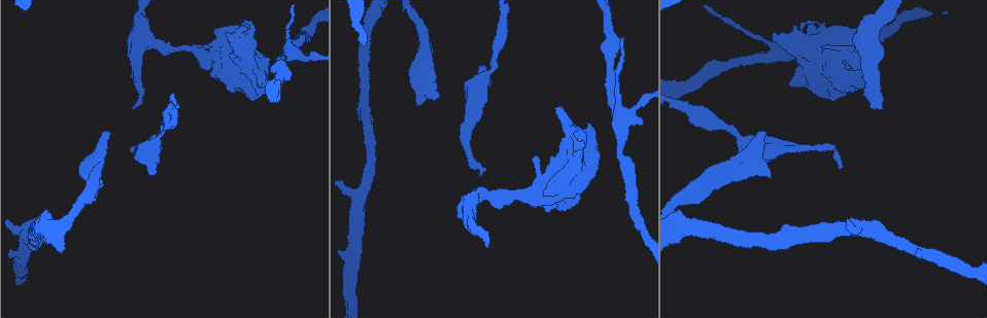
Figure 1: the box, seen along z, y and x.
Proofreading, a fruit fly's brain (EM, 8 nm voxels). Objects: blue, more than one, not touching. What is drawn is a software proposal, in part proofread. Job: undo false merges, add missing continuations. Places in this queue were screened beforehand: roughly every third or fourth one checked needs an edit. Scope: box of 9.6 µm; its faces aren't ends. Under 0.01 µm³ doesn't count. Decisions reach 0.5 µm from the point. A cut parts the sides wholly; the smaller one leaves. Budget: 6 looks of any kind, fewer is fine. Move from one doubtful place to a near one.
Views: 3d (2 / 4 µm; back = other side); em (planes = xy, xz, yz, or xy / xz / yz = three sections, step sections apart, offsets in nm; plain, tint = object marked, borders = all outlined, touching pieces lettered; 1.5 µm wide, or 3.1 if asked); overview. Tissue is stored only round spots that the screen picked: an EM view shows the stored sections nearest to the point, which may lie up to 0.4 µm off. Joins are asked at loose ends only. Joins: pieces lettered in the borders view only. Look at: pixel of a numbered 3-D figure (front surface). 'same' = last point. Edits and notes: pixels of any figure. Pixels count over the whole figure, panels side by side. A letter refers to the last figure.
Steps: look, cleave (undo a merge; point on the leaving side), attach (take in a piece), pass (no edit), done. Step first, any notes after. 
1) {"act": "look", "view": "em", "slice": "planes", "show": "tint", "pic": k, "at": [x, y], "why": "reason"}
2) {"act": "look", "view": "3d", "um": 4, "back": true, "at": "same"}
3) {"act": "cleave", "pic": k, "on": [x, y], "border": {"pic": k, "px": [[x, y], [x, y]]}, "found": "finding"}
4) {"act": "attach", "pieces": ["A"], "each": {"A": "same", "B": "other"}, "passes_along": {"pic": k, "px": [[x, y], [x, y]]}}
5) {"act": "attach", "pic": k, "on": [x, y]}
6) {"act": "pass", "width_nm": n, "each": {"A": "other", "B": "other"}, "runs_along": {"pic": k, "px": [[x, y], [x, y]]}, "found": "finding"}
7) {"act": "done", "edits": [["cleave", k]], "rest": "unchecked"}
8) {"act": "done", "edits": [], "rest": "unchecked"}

{"act": "look", "view": "em", "slice": "planes", "show": "borders", "pic": 1, "at": [133, 108], "why": "an open end"}

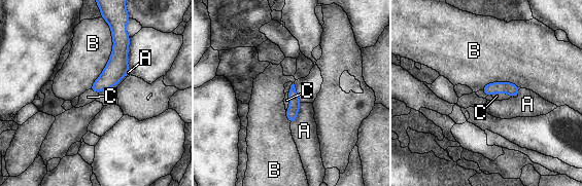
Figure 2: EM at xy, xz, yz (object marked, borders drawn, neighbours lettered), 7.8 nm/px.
{"act": "attach", "pieces": ["C"], "longest_contact_nm": ["B", 550], "each": {"A": "other", "B": "other", "C": "same"}, "passes_along": {"pic": 2, "px": [[511, 88], [502, 91], [497, 96]]}, "found": "the cell continues"}

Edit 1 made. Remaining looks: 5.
{"act": "look", "view": "overview"}

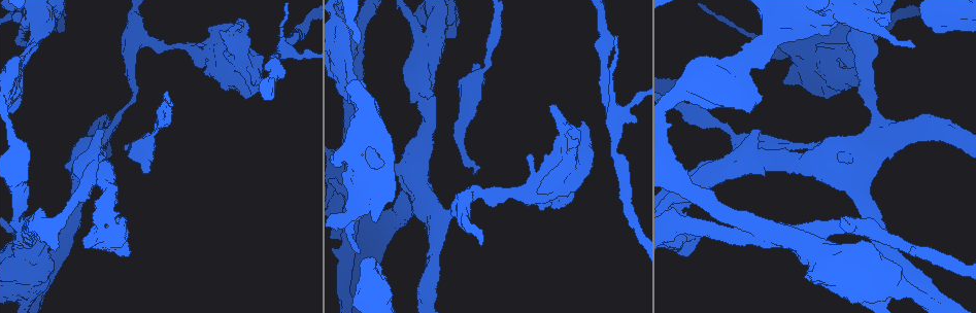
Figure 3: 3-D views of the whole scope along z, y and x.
{"act": "look", "view": "em", "slice": "planes", "show": "borders", "pic": 3, "at": [922, 116], "why": "branch stops here"}

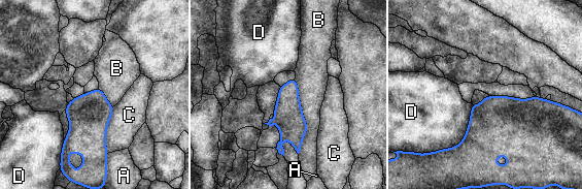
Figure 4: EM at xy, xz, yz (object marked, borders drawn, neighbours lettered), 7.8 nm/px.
{"act": "pass", "each": {"A": "other", "B": "other", "C": "other", "D": "other"}, "runs_along": {"pic": 4, "px": [[293, 82], [281, 151]]}, "found": "no lettered piece goes on from it"}

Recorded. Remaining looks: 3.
{"act": "look", "view": "3d", "um": 4, "pic": 3, "at": [146, 171], "why": "branch stops here"}

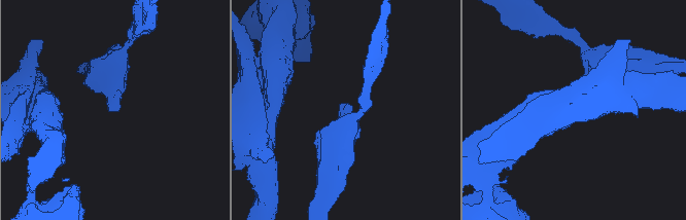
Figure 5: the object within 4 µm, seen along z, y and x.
{"act": "look", "view": "em", "slice": "planes", "show": "borders", "pic": 5, "at": [350, 105]}

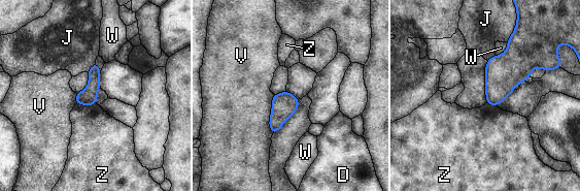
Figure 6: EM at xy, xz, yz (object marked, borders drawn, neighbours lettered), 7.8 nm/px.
{"act": "pass", "each": {"D": "other", "J": "other", "V": "other", "W": "other", "Z": "other"}, "border": {"pic": 6, "px": [[516, 8], [516, 26], [507, 41]]}, "found": "no lettered piece goes on from it"}

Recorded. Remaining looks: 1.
{"act": "done", "edits": [["attach", 2]], "rest": "unchecked"}

